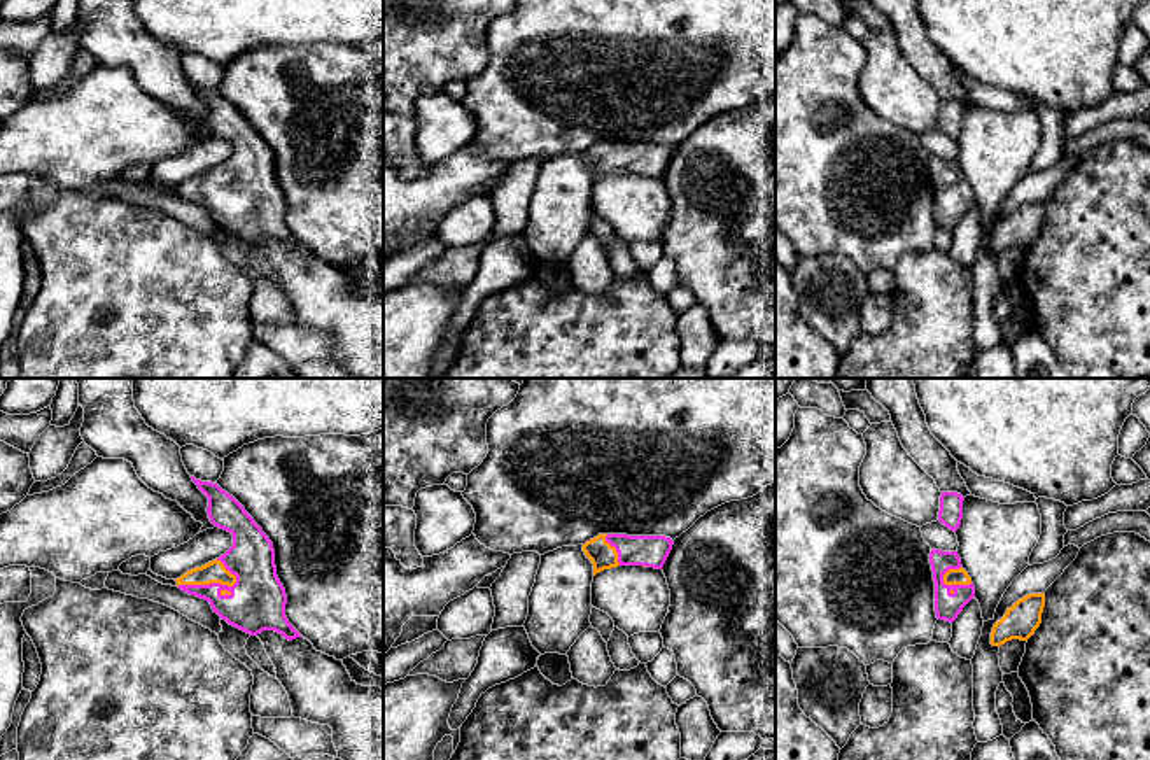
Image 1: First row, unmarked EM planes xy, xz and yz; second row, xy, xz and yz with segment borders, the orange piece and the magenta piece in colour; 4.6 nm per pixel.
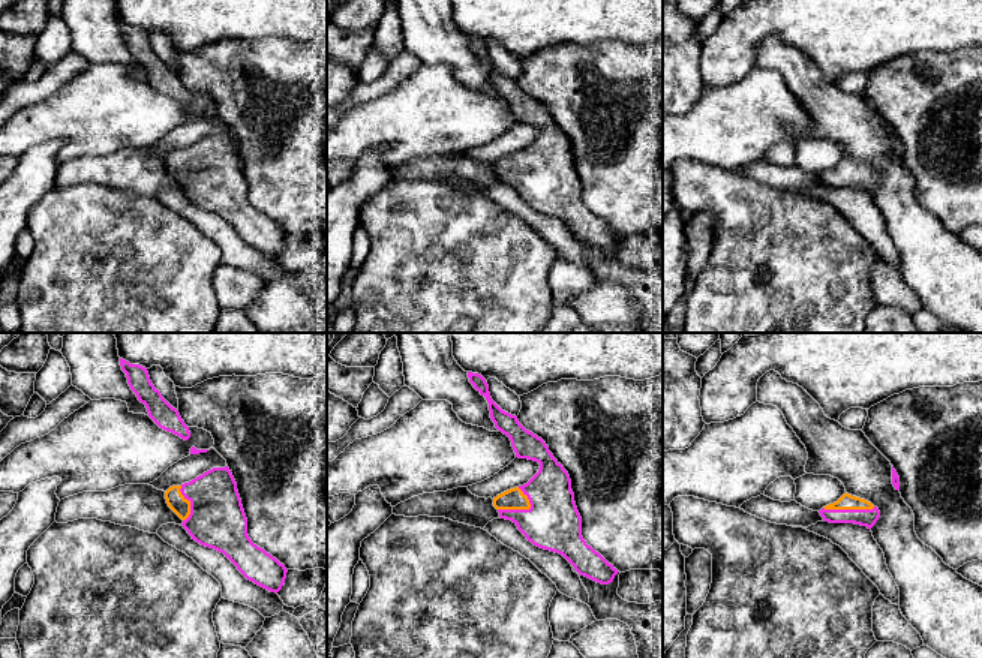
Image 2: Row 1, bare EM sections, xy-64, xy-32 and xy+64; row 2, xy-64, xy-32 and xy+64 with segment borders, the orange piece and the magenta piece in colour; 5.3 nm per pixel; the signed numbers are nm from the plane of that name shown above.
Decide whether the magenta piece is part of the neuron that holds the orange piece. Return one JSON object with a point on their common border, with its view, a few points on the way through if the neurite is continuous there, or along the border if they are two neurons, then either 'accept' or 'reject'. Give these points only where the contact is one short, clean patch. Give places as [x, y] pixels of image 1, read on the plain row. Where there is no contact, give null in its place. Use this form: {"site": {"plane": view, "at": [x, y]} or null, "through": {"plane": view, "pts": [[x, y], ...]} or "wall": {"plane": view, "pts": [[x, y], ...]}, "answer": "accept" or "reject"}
{"site": {"plane": "xy", "at": [209, 191]}, "answer": "accept"}

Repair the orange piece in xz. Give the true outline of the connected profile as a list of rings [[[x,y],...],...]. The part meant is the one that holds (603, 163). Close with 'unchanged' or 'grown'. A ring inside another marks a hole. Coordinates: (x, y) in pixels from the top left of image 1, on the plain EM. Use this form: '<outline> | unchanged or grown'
[[[599,142],[583,152],[593,172],[593,184],[618,173],[662,177],[674,149],[665,144]]] | grown

